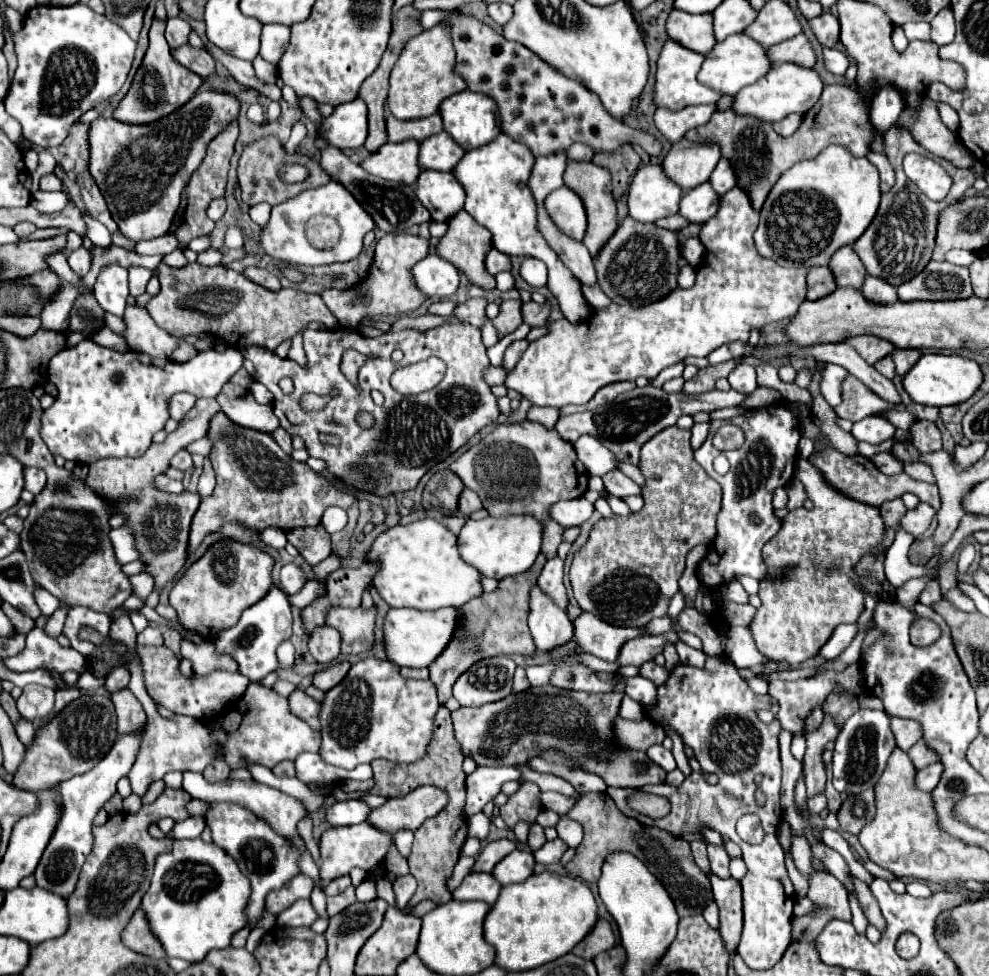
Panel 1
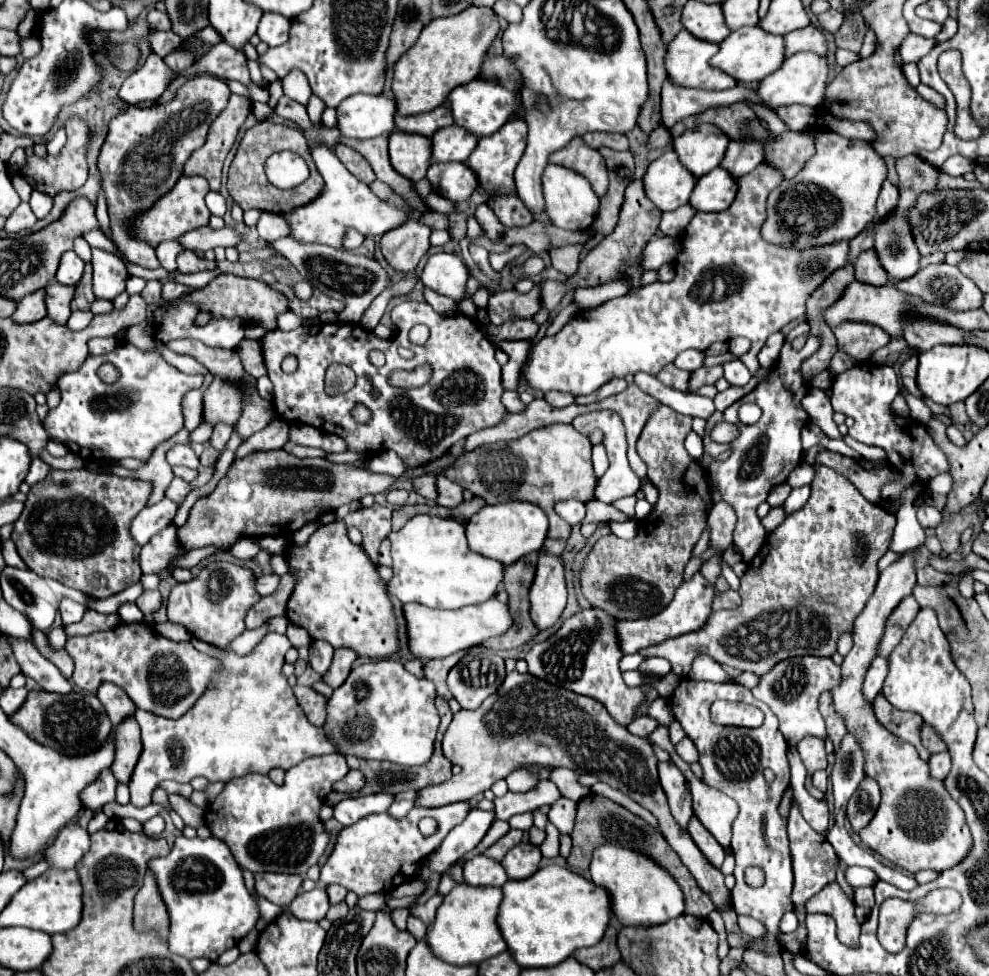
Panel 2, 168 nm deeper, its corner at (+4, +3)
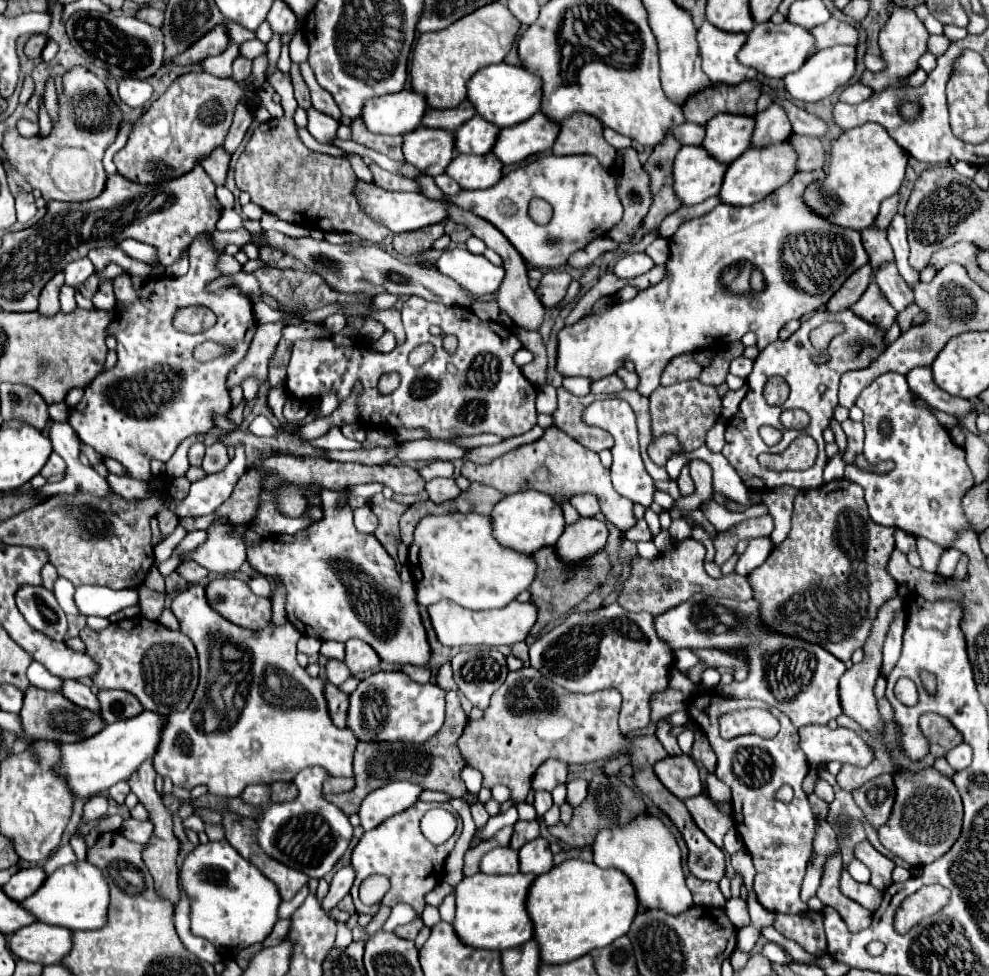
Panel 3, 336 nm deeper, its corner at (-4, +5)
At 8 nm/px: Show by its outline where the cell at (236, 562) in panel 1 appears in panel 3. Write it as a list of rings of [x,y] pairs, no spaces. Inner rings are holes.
[[[214,579],[206,587],[210,605],[232,623],[246,629],[262,629],[272,619],[272,603],[254,595],[240,579]]]

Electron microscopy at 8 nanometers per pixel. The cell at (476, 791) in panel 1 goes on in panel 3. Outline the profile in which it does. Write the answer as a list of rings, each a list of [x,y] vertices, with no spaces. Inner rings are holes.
[[[418,801],[408,811],[402,811],[398,815],[386,819],[374,831],[368,831],[368,833],[362,835],[362,839],[358,841],[358,845],[352,851],[352,865],[356,869],[356,881],[354,881],[354,887],[352,887],[350,895],[354,899],[354,905],[356,905],[358,913],[372,915],[372,917],[378,913],[378,905],[368,907],[368,905],[364,905],[358,899],[358,887],[360,887],[360,883],[366,877],[370,877],[370,875],[386,875],[390,879],[392,887],[386,893],[386,897],[382,899],[382,903],[388,905],[388,907],[394,907],[398,903],[408,903],[418,915],[422,915],[422,911],[426,907],[426,899],[424,897],[426,897],[426,893],[430,893],[440,883],[438,879],[444,875],[442,871],[444,871],[446,857],[448,857],[448,853],[452,851],[456,839],[462,833],[462,819],[458,815],[456,833],[444,845],[432,845],[430,841],[426,841],[424,835],[422,835],[422,831],[420,831],[420,819],[432,807],[440,807],[440,803],[422,803],[422,801]]]

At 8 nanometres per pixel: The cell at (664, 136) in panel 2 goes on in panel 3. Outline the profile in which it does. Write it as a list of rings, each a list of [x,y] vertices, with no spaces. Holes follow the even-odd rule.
[[[682,123],[678,127],[674,127],[672,135],[682,143],[682,145],[700,145],[704,135],[706,135],[706,129],[704,125],[696,125],[696,123]]]

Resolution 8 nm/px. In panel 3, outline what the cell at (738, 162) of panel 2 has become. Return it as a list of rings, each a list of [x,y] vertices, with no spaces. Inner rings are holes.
[[[772,103],[768,109],[756,115],[756,129],[752,137],[754,147],[780,143],[792,135],[790,119],[786,119],[786,111],[778,107],[778,103]]]

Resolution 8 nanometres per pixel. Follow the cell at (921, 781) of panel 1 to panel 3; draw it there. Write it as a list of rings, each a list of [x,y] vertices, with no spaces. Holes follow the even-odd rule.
[[[960,743],[958,747],[954,747],[948,755],[946,755],[948,763],[960,771],[960,769],[966,769],[970,763],[972,763],[972,747],[968,743]]]

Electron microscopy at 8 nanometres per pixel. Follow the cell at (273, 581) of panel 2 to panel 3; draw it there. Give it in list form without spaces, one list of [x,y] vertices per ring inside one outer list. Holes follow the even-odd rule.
[[[262,575],[252,577],[252,579],[248,581],[248,587],[250,587],[250,591],[252,591],[254,595],[270,597],[270,583],[268,583],[268,579],[266,579],[266,577],[262,577]]]

